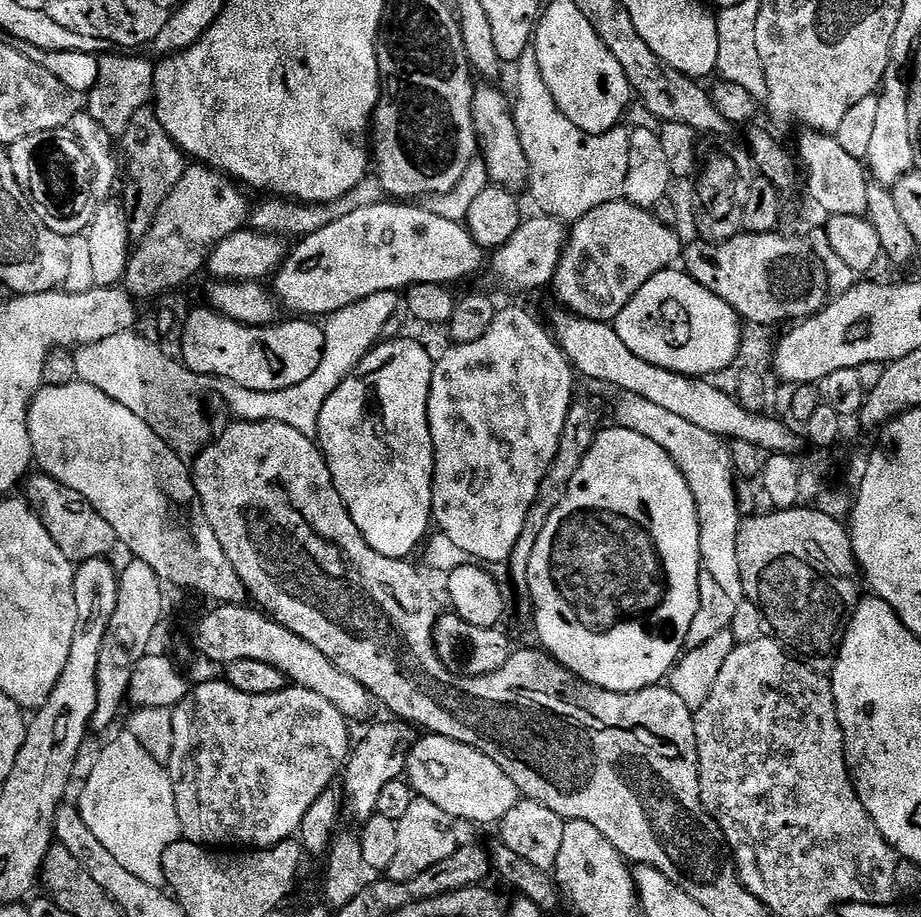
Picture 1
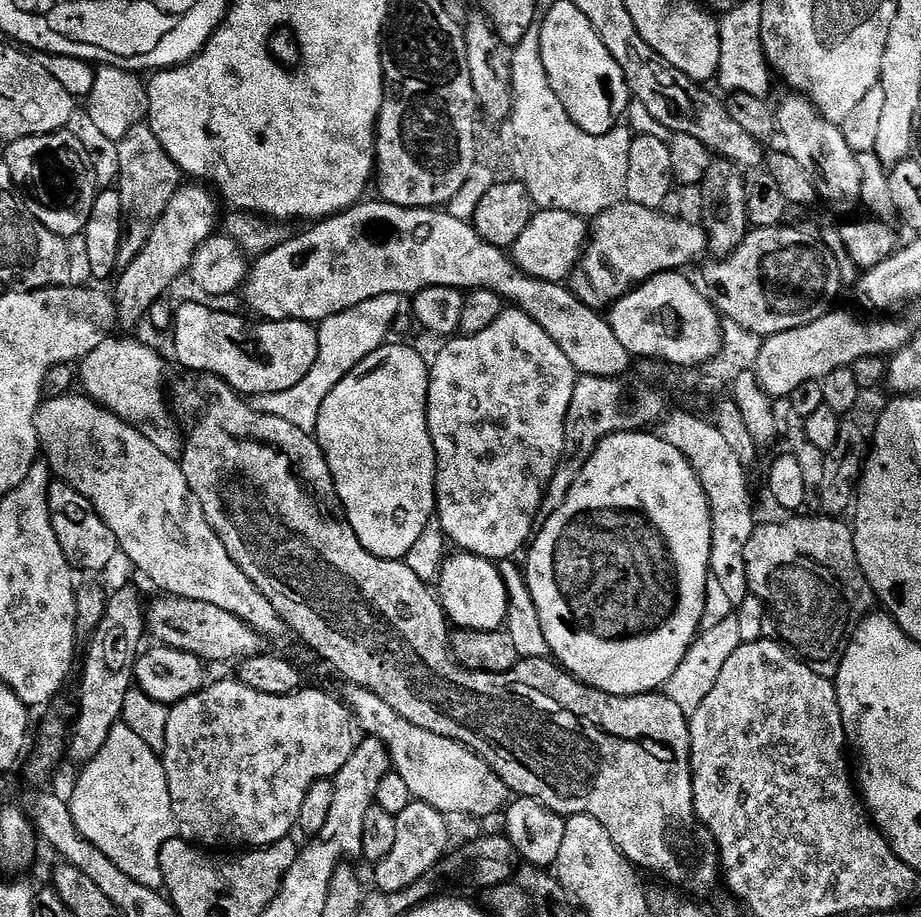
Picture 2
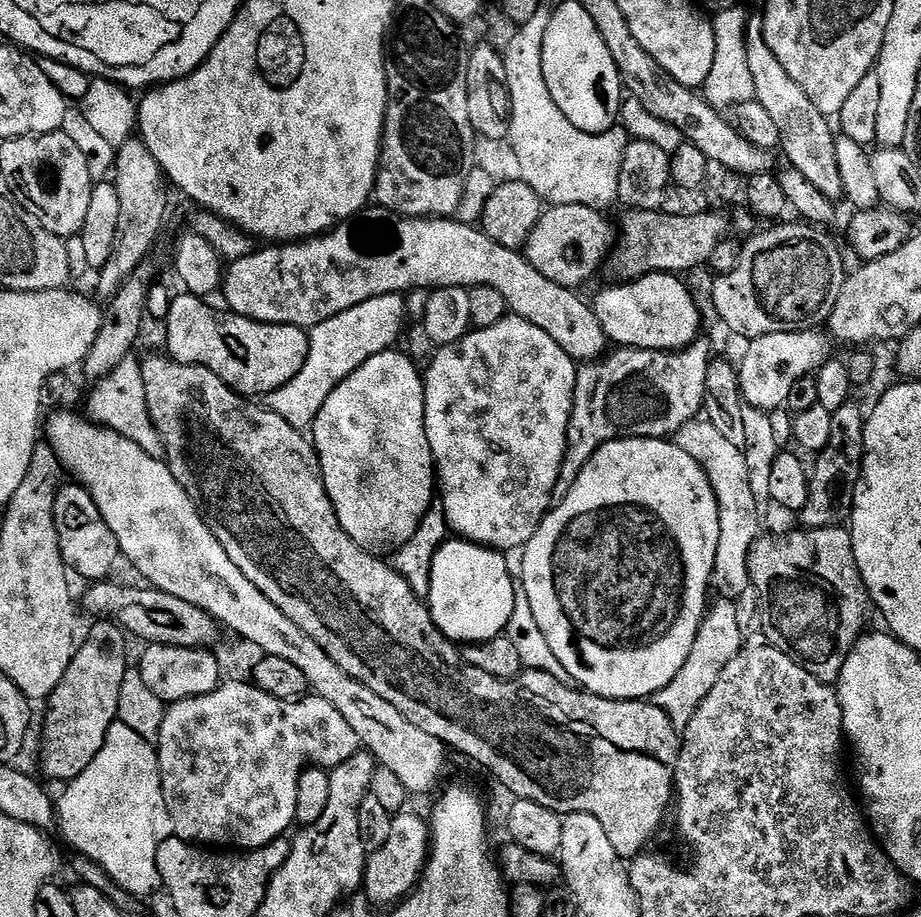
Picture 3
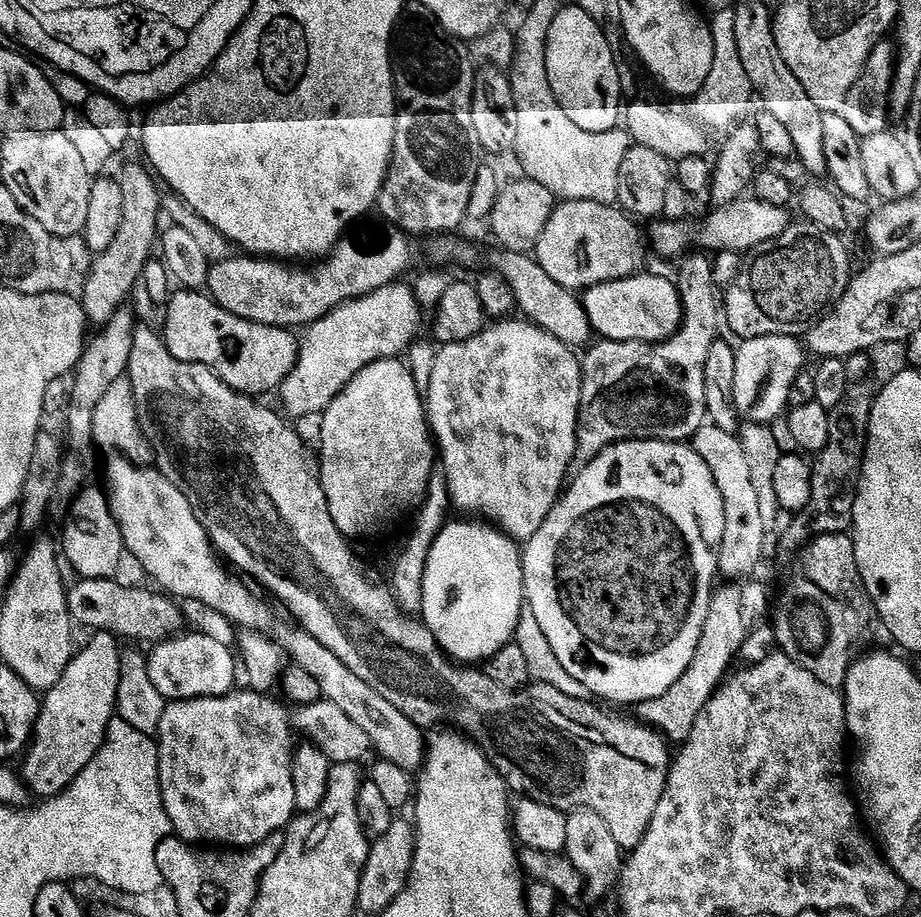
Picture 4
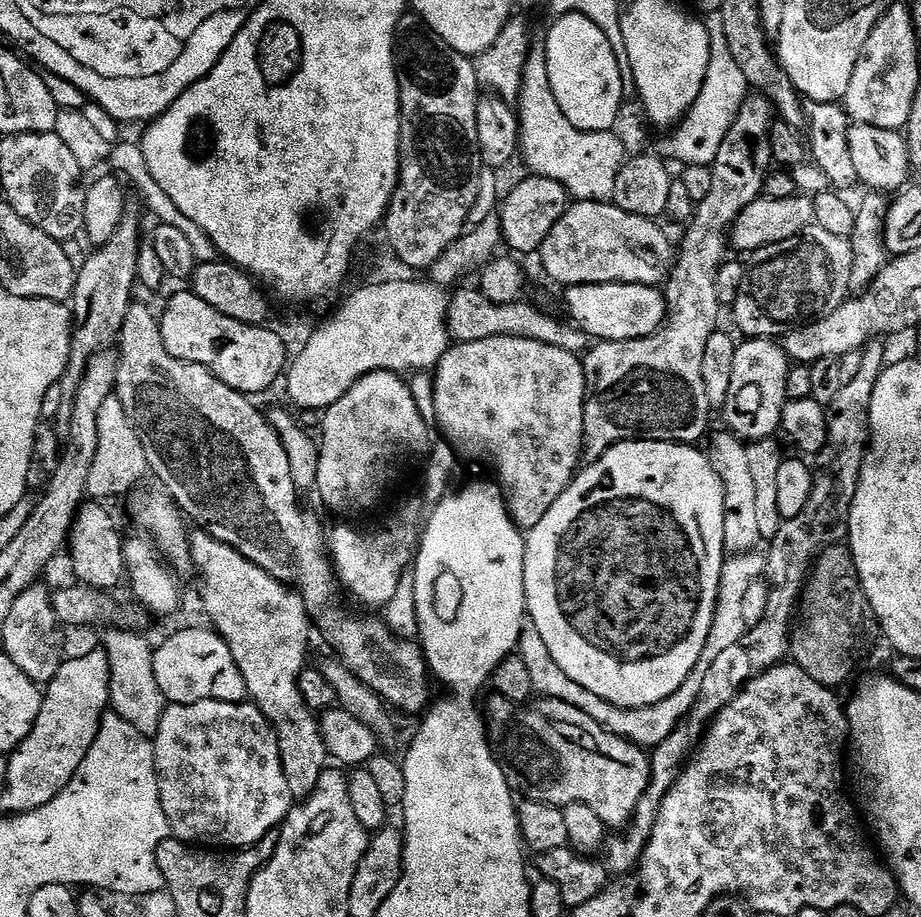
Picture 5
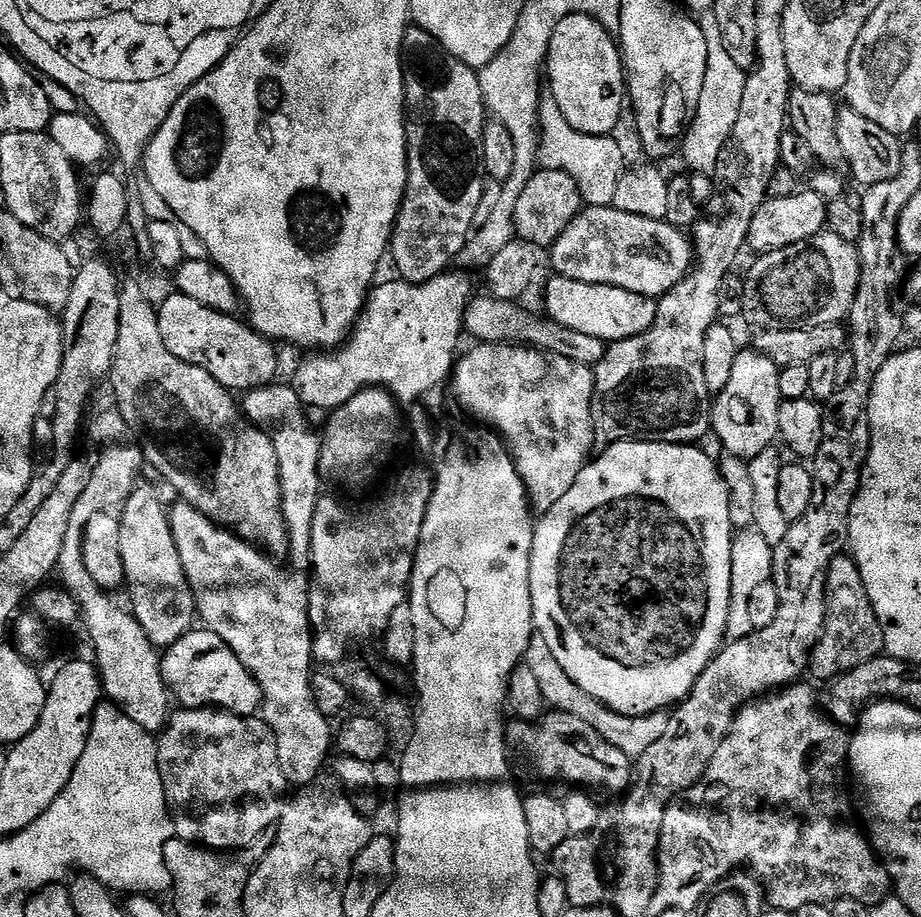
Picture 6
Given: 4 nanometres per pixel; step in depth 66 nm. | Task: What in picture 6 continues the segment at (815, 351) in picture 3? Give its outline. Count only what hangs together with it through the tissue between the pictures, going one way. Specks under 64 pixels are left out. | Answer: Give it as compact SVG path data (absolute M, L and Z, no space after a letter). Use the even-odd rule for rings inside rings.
M740 350L726 388L715 397L710 408L710 428L720 439L727 455L749 462L777 443L778 410L781 406L778 378L780 368L770 358L755 350Z

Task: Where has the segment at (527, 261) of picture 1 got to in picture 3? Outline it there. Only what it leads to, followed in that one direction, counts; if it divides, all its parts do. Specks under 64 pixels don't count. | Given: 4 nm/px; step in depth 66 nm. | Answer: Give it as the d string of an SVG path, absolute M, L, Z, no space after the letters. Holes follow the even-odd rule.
M590 206L549 207L528 238L526 255L530 266L538 274L546 274L550 282L558 282L558 286L579 289L579 284L586 283L599 268L605 267L614 247L614 224L604 216L607 215L601 209Z

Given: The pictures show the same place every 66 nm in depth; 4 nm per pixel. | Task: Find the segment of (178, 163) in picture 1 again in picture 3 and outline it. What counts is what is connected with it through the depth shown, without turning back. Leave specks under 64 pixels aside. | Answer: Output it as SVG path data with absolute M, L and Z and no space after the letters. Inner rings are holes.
M130 139L121 148L115 149L115 153L114 183L121 209L117 233L114 234L113 252L96 276L96 288L104 298L111 298L132 277L138 266L145 263L148 250L160 236L160 227L168 212L168 192L170 193L164 171L158 166L158 158L150 154L143 140Z

